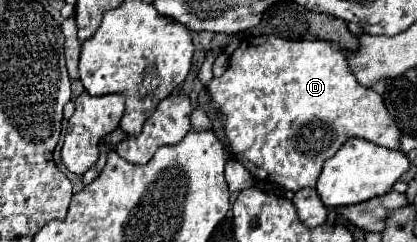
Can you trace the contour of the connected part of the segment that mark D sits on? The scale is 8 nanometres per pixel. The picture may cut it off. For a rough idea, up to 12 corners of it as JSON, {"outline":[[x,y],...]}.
{"outline":[[249,36],[193,108],[253,178],[315,188],[353,136],[399,150],[325,40]]}

